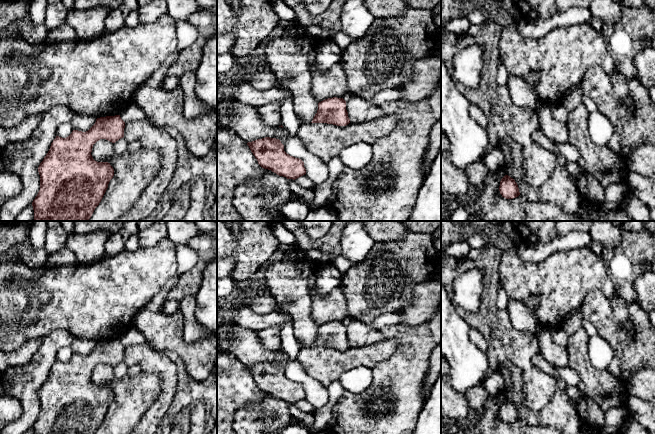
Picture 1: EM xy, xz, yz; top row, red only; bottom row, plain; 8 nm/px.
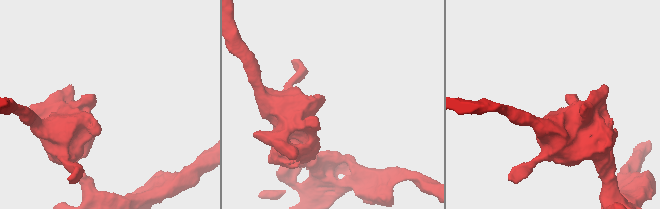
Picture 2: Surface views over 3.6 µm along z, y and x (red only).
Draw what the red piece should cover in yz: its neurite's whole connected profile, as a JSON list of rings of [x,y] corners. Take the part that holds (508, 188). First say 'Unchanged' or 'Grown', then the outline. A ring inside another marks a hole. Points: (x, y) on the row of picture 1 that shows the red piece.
Unchanged. [[[505,175],[501,179],[499,191],[502,197],[506,199],[513,199],[520,195],[517,183],[515,182],[513,178],[511,178],[508,175]]]

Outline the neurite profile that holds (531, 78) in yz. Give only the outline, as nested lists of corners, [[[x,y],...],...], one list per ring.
[[[532,71],[530,73],[527,73],[523,80],[527,82],[528,84],[536,84],[538,82],[539,74],[536,71]]]

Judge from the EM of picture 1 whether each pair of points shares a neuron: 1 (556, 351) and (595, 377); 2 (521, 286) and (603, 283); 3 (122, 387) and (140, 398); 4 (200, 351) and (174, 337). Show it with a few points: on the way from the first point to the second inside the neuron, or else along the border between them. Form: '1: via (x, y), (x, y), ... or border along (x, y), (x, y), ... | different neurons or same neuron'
1: border along (564, 346), (568, 354), (568, 365) | different neurons
2: via (541, 282), (583, 282) | same neuron
3: via (126, 388), (133, 395), (136, 395) | same neuron
4: via (194, 351), (188, 351), (180, 343) | same neuron

